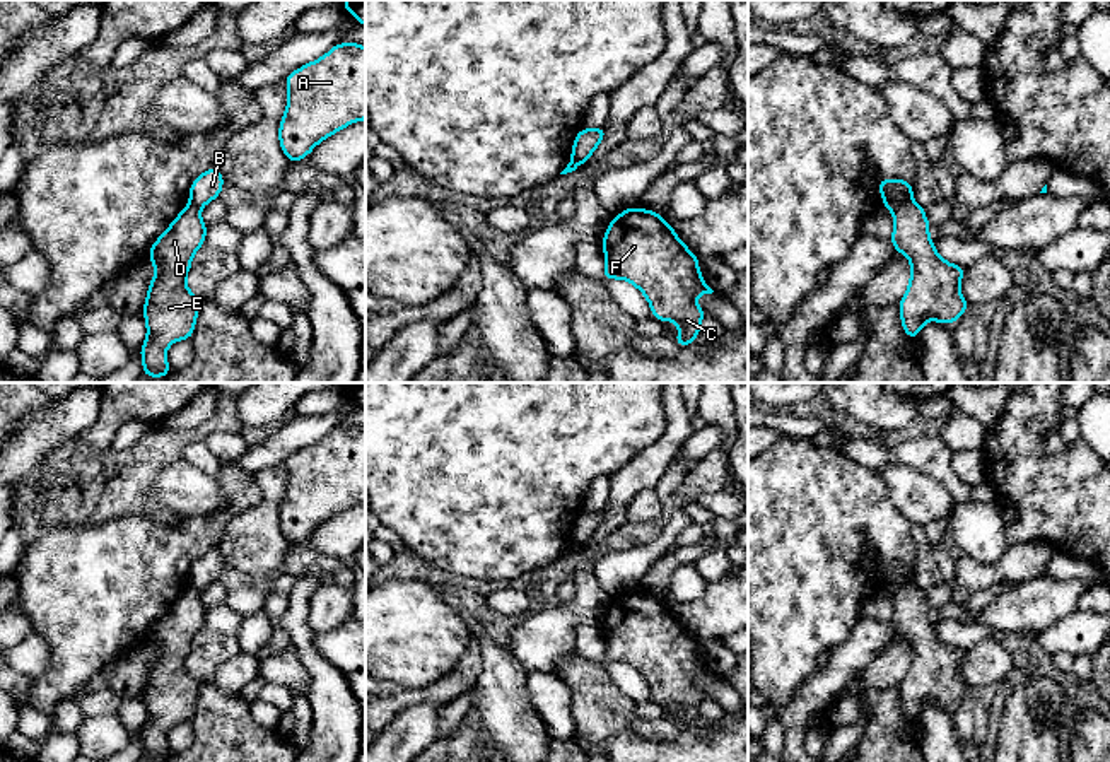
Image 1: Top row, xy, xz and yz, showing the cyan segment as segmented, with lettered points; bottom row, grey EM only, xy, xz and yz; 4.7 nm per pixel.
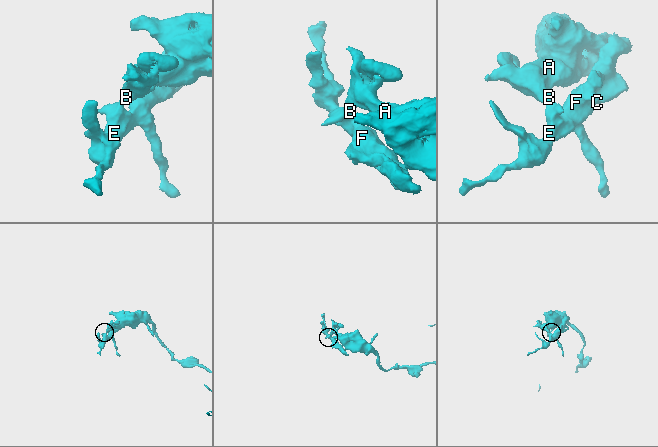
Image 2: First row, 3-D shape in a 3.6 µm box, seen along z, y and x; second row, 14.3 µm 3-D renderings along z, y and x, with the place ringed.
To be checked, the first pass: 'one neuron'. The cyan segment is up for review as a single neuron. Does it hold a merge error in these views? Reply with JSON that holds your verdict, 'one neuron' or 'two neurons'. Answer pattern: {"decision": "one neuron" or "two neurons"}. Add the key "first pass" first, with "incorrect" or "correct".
{"first pass": "incorrect", "decision": "two neurons"}

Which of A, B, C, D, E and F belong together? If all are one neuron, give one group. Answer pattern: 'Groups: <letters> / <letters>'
Groups: A B / C D E F

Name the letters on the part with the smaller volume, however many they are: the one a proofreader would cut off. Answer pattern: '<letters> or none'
C, D, E, F

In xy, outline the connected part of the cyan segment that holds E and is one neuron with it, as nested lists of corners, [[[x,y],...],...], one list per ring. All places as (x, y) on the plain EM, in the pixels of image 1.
[[[188,586],[171,608],[155,622],[149,634],[154,661],[142,689],[147,721],[142,726],[142,757],[164,760],[171,757],[166,735],[178,723],[190,723],[200,687],[203,685],[186,670],[186,658],[193,637],[205,627],[207,607],[195,586]]]

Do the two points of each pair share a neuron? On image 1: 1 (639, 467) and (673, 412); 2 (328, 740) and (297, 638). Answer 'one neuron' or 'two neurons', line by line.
1: one neuron
2: one neuron

